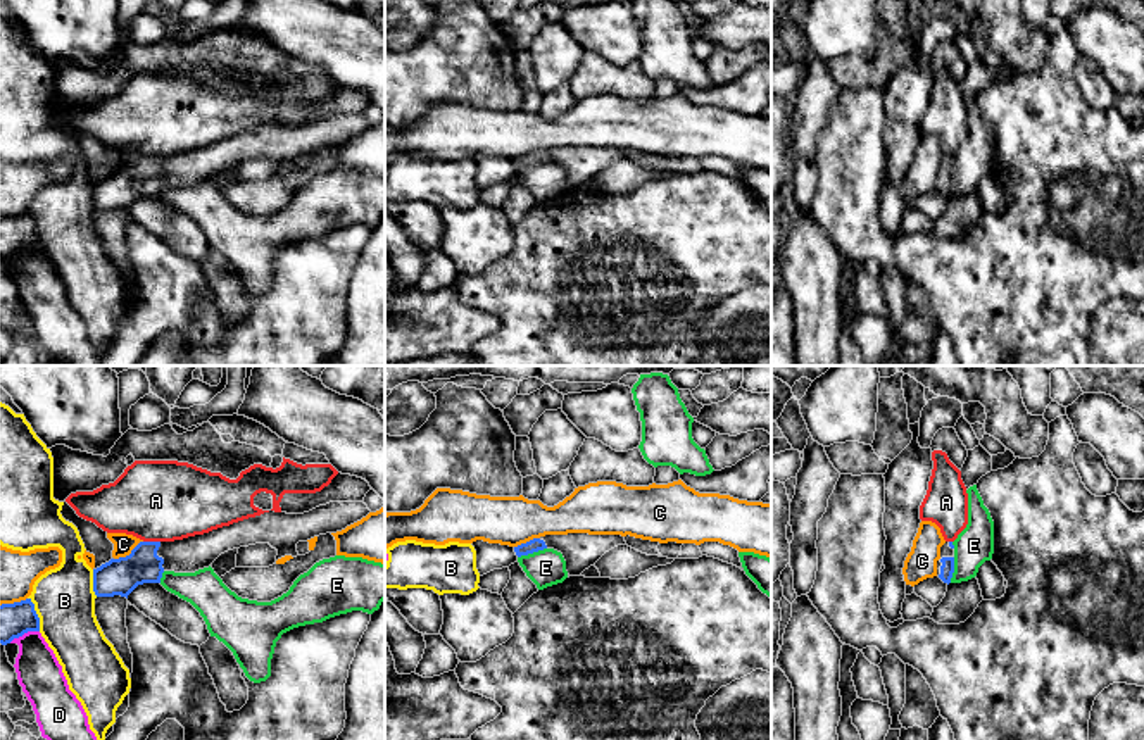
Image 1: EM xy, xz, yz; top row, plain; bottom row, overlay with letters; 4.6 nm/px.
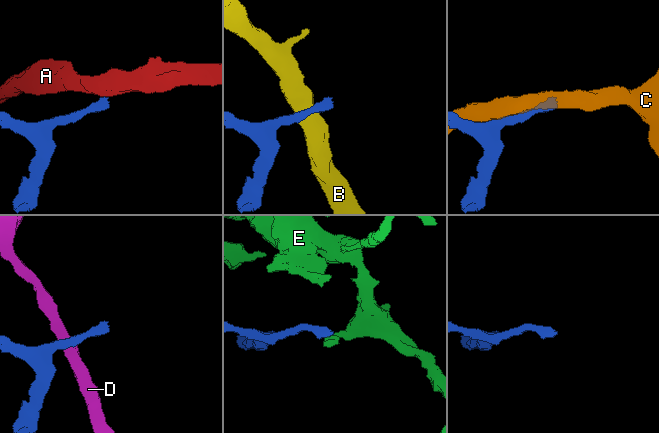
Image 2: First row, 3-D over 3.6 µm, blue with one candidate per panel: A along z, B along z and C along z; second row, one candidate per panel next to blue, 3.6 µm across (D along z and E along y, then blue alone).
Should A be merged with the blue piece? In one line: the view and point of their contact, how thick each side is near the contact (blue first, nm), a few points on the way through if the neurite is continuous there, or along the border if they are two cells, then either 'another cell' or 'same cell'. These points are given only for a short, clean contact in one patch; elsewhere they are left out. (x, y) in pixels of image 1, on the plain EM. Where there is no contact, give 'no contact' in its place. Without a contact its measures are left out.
meets blue in xy at (152, 156); 180 nm thick on the blue side, 380 nm on the other; border along xy (144, 154), (159, 156); another cell

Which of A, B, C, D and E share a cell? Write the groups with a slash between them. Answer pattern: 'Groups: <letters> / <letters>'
Groups: A / B / C / D / E

